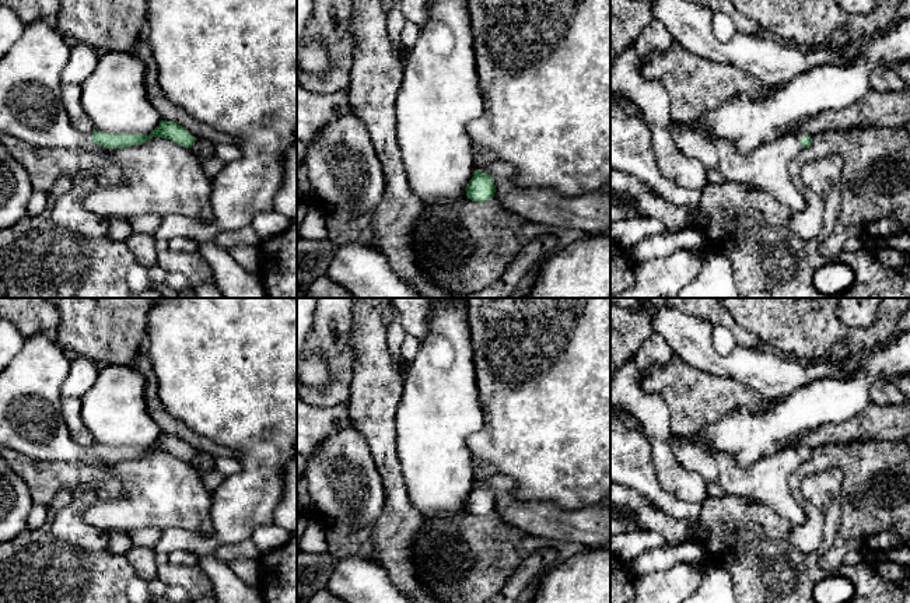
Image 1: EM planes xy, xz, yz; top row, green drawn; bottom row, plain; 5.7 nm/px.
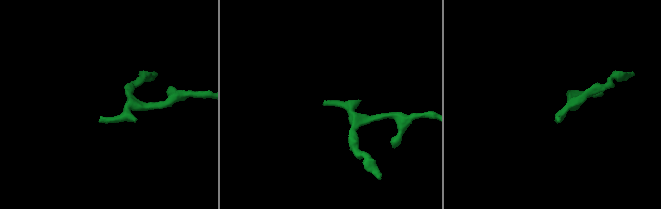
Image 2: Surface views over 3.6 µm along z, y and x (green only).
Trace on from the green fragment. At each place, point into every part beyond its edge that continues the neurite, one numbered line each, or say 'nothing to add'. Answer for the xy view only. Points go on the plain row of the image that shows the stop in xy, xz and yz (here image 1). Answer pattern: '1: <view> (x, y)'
1: xy (31, 423)

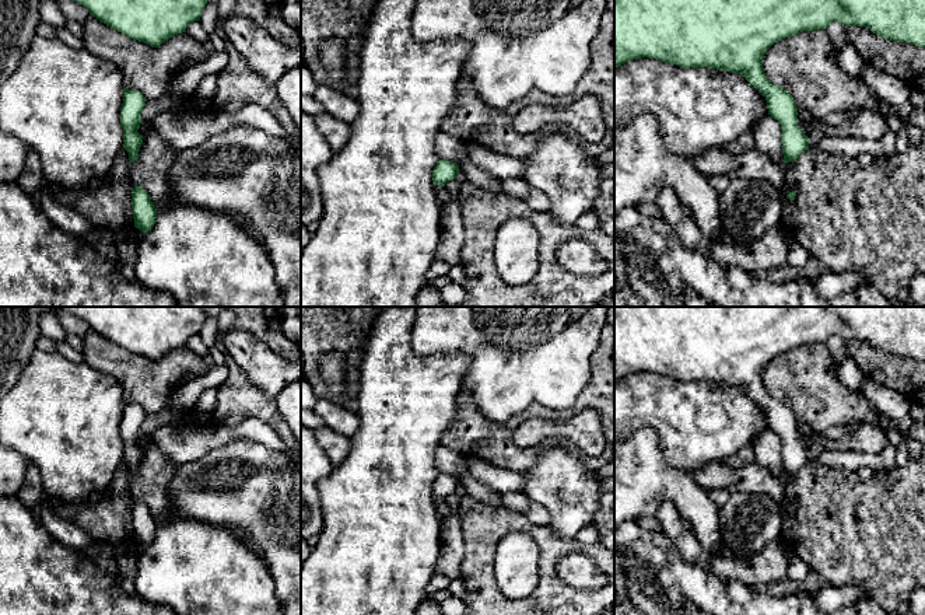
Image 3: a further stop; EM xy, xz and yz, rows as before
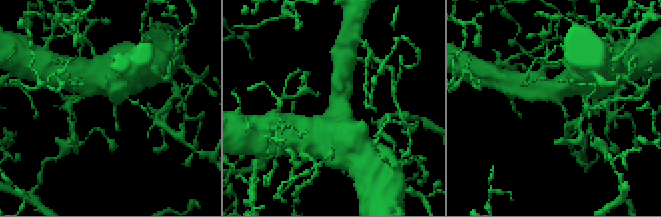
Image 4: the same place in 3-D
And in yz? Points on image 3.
nothing to add

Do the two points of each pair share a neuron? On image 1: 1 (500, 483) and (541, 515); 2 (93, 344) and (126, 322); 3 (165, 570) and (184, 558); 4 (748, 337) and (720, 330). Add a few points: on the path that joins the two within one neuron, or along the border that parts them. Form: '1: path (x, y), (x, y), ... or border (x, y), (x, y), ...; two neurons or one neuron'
1: path (504, 494), (525, 515), (529, 515); one neuron
2: path (101, 336), (118, 322); one neuron
3: border (168, 561), (177, 565), (196, 565); two neurons
4: border (713, 323), (725, 326), (738, 346); two neurons

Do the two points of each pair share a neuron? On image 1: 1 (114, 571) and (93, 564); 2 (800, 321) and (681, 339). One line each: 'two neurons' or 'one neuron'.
1: one neuron
2: two neurons

